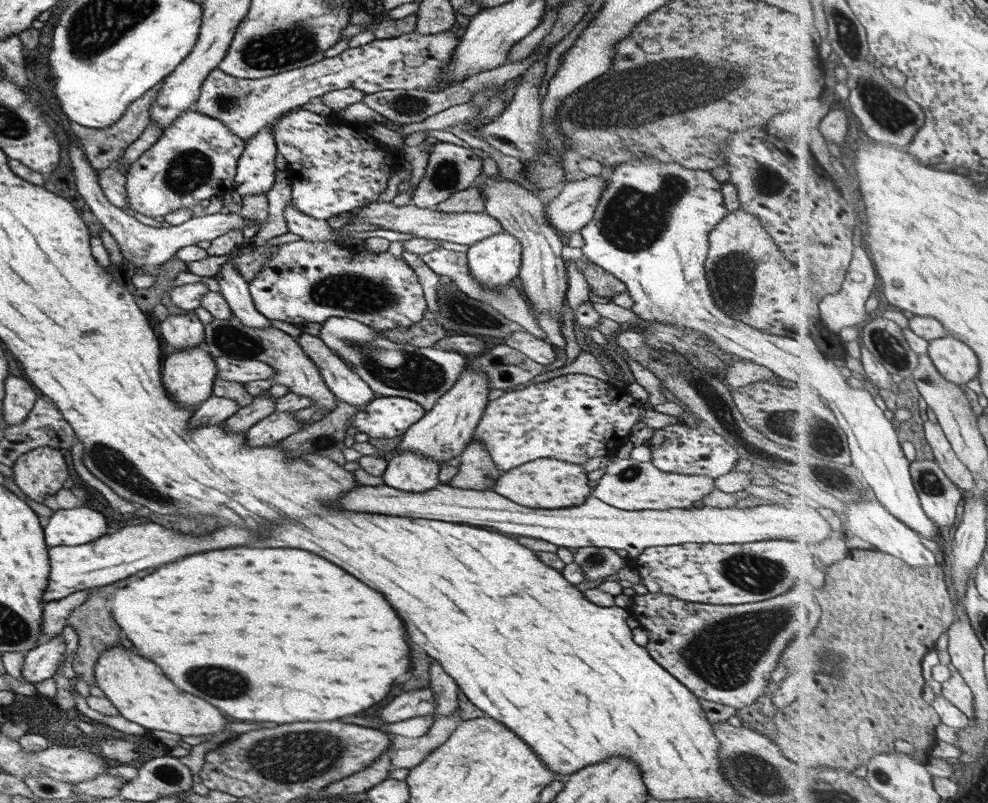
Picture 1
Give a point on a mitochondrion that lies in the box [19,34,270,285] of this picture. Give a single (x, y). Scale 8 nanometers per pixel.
(190, 170)

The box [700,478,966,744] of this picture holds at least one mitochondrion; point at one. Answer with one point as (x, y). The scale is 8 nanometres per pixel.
(752, 573)

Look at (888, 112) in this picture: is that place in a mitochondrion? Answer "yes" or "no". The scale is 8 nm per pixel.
yes

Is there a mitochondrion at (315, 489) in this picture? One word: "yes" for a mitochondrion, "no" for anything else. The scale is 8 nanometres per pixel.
no

